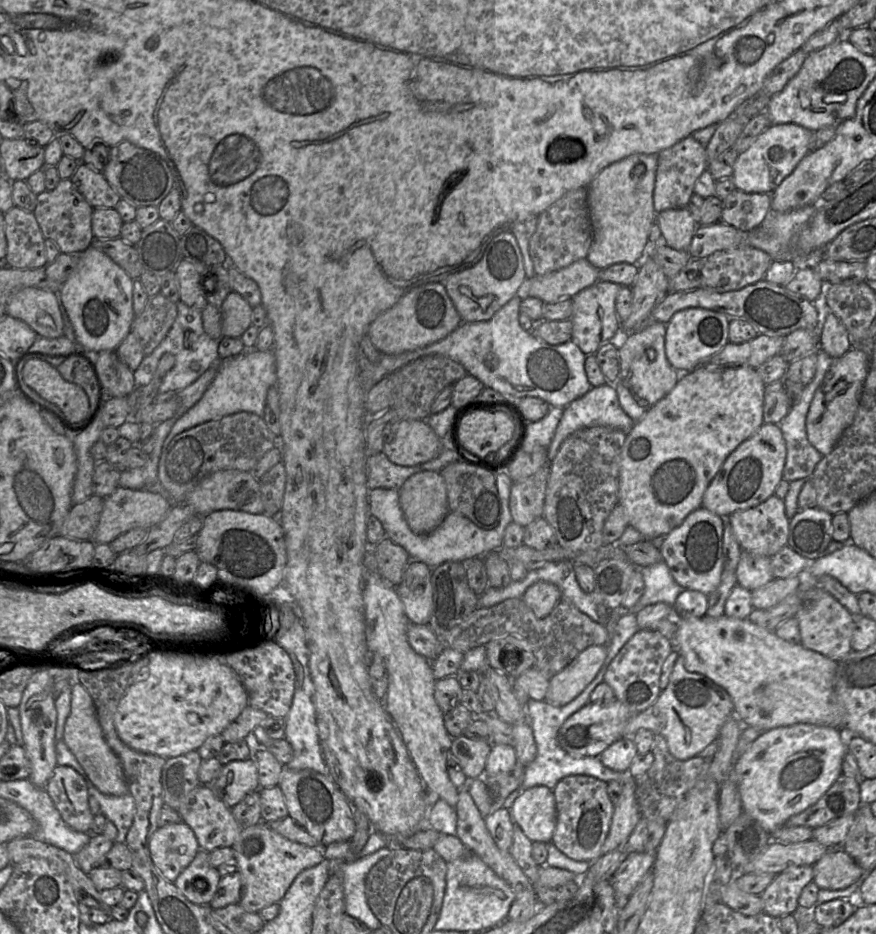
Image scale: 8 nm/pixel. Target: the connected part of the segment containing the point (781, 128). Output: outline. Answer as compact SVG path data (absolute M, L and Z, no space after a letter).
M793 123L771 124L747 150L738 155L731 176L736 189L745 193L771 195L809 153L808 145L813 132Z

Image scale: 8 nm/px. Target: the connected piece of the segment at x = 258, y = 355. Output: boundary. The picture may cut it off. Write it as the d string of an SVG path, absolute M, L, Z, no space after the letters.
M245 347L236 356L218 360L216 376L212 383L201 399L173 424L165 439L165 448L176 435L183 431L211 420L219 420L227 415L250 412L263 418L268 389L276 386L276 380L276 361L272 349L258 351L255 347Z

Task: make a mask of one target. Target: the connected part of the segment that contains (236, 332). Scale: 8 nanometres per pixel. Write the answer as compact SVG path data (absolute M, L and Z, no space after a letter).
M230 292L220 307L223 337L240 338L252 325L252 308L239 293Z

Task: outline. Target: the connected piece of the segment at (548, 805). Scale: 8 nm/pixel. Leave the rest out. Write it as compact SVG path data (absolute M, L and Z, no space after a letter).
M546 786L524 790L509 809L515 825L532 841L552 841L557 810L553 791Z

